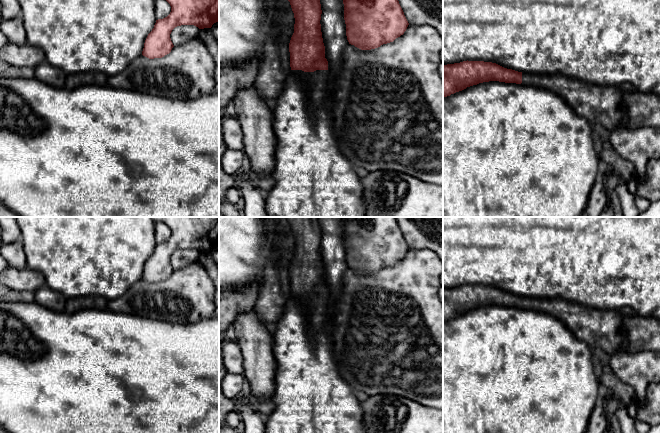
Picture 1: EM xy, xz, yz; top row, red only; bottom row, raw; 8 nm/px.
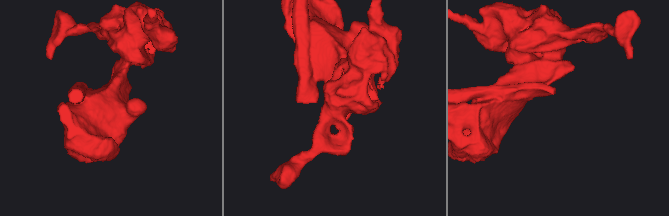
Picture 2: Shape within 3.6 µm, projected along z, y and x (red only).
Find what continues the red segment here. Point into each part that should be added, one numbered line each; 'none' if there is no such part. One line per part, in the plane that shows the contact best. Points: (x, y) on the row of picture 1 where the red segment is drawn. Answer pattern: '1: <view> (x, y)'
1: xz (317, 81)

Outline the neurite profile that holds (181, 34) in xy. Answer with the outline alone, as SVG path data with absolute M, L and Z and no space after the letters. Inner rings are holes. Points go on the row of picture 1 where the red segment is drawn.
M181 25L175 27L170 38L174 46L178 46L188 42L189 40L198 38L200 29L194 25Z

